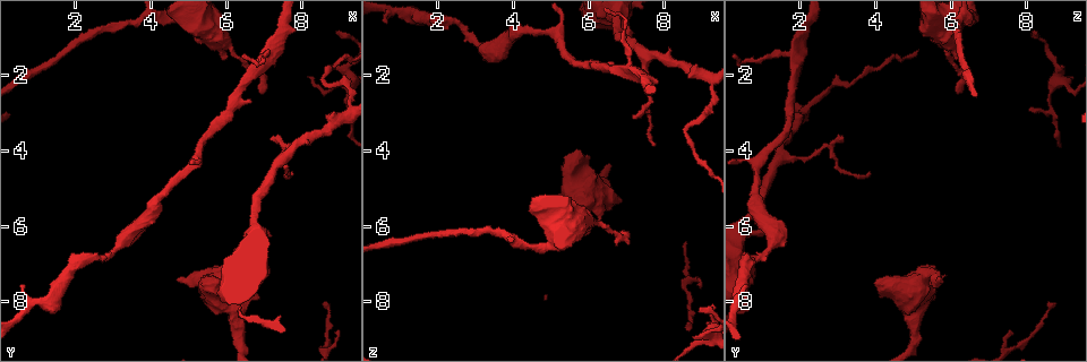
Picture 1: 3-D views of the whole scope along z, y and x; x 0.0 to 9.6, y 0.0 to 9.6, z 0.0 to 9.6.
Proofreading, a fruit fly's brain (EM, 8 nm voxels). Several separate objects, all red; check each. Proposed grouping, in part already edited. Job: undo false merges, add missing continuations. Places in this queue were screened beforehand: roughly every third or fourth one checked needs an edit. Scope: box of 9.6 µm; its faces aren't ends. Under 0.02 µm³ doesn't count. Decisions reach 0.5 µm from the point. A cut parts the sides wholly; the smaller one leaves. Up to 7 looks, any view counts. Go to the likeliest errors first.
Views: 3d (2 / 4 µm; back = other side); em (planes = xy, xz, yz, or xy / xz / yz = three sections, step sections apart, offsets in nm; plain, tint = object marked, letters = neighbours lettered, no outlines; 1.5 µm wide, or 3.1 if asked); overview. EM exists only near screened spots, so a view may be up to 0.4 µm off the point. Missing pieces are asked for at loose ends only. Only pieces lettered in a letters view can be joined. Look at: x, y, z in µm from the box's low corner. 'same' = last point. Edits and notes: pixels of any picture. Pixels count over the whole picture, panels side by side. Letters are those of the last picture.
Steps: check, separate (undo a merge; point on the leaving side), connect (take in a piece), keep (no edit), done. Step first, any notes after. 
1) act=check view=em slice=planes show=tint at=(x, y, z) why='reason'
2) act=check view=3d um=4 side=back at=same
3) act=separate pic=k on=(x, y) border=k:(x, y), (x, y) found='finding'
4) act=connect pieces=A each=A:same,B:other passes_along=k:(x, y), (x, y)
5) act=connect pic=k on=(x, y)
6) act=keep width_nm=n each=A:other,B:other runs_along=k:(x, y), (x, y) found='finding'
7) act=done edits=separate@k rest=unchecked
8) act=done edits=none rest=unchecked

act=check view=em slice=planes show=plain at=(6.35, 7.30, 5.90) why='branch stops here'

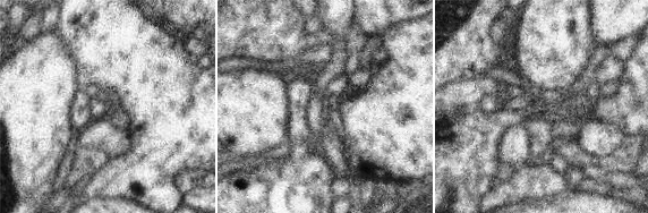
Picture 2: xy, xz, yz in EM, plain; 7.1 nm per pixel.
act=check view=em slice=planes show=letters at=same why='see the neighbours'

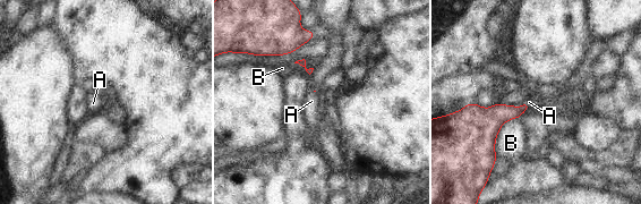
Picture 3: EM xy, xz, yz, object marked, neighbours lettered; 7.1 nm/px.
act=connect pieces=A each=A:same,B:other passes_along=3:(489, 120), (521, 105), (529, 102) found='it goes on there'

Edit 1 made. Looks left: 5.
act=check view=overview why='see it whole again'

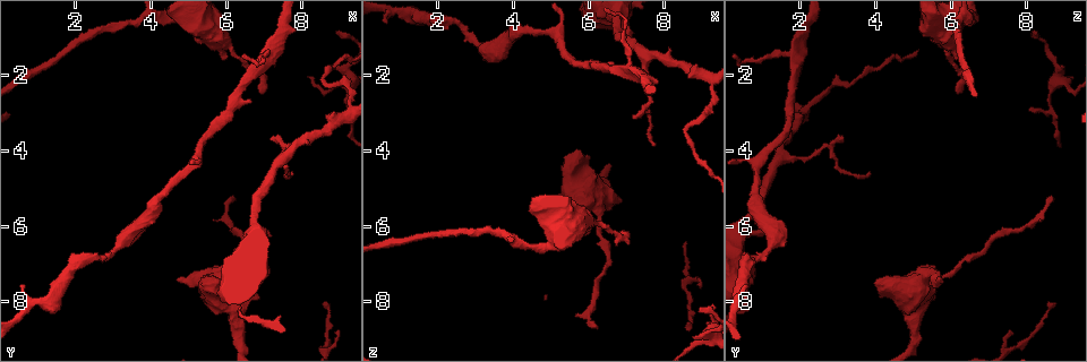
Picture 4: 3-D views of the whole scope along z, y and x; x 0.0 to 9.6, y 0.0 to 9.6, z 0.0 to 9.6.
act=check view=em slice=planes show=letters at=(8.80, 1.70, 8.95) why='free end'

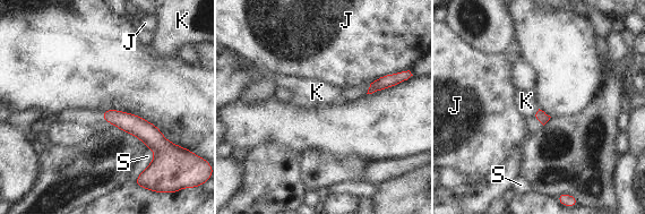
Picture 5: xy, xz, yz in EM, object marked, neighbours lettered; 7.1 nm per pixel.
act=keep each=J:other,K:other,S:other border=5:(539, 109), (534, 114) found='no lettered piece goes on from it'

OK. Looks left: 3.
act=done edits=connect@3 rest=unchecked

